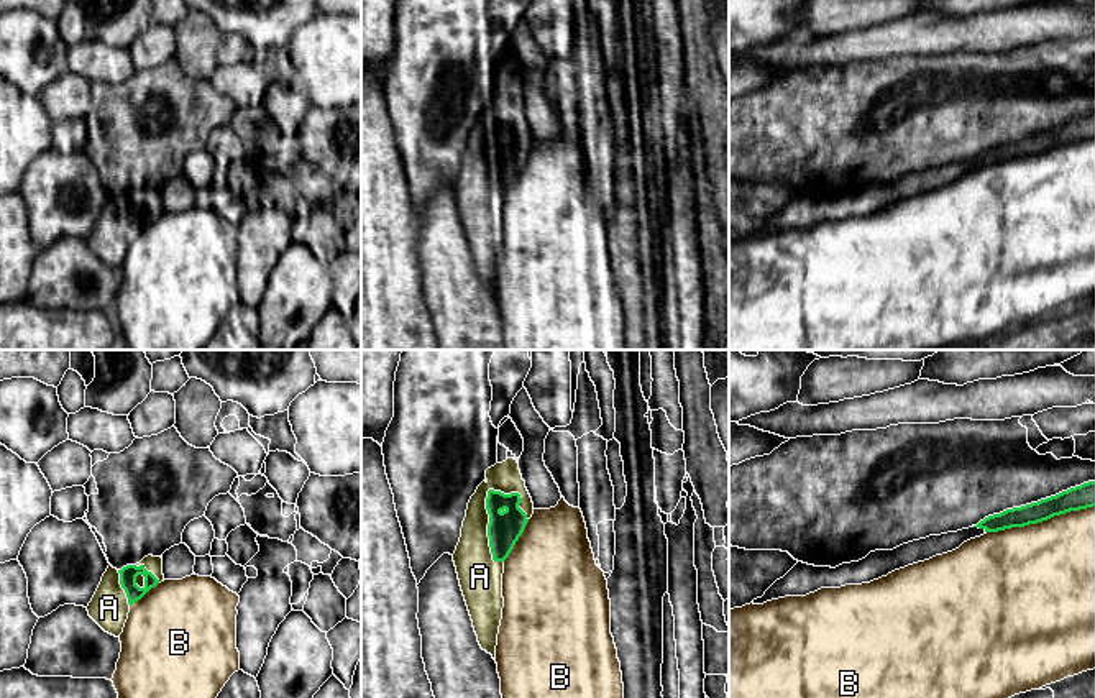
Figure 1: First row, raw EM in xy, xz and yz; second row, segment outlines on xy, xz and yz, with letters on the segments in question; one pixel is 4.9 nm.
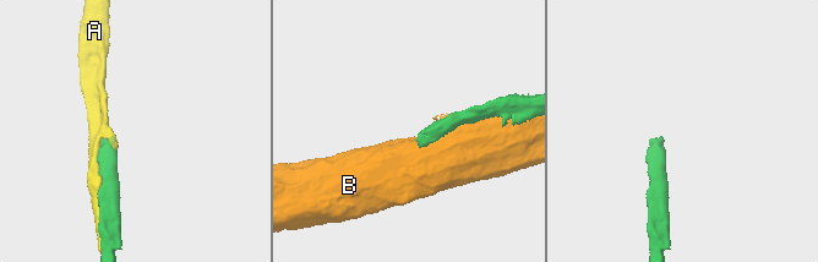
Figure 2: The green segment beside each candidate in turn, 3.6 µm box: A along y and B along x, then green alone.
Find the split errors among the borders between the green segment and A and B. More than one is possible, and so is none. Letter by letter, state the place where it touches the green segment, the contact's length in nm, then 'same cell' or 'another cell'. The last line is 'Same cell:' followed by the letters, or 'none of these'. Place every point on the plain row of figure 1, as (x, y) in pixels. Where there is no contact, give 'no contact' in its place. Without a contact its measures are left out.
A: contact xz (488, 145); length 380 nm; same cell
B: contact yz (1040, 153); length 550 nm; another cell
Same cell: A

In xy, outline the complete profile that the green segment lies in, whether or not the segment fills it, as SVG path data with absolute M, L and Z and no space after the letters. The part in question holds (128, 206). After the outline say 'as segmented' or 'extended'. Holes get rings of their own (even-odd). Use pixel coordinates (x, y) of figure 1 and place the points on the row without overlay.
M148 187L140 195L126 197L121 202L108 197L87 238L89 248L105 264L120 269L130 238L161 214L164 214L161 189Z; extended

